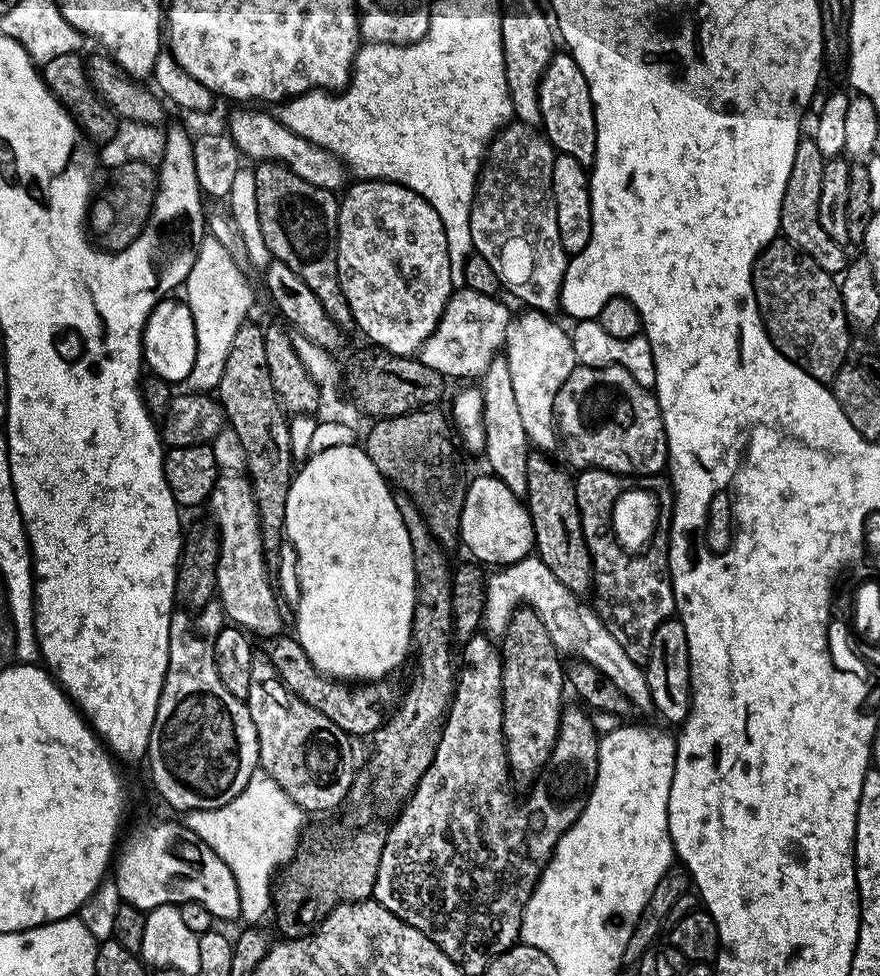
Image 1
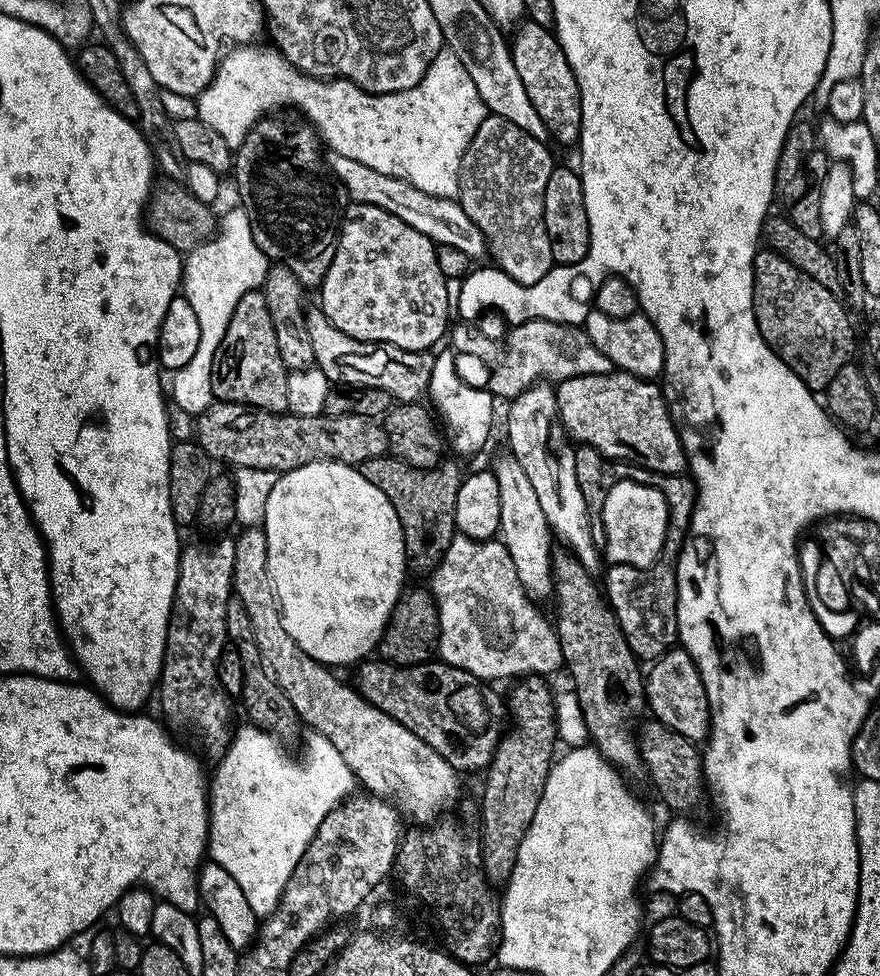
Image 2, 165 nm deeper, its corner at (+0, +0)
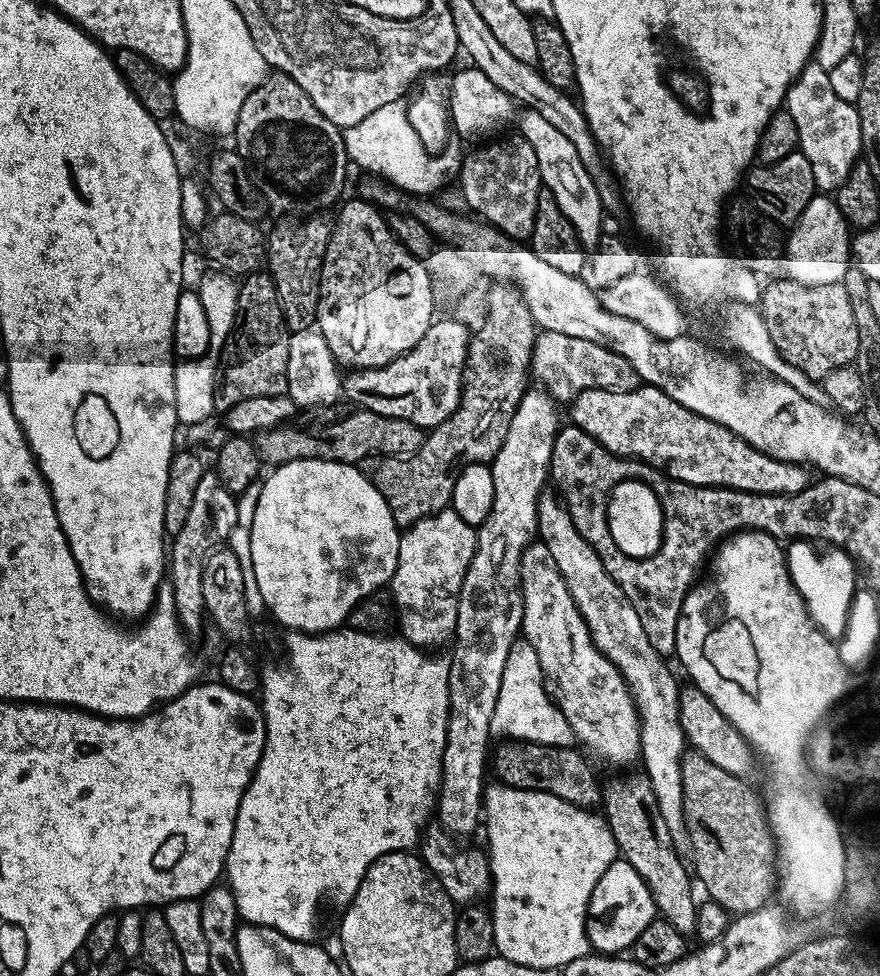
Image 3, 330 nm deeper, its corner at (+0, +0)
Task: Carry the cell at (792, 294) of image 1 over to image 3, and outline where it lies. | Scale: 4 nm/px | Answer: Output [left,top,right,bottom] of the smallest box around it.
[758,279,858,382]

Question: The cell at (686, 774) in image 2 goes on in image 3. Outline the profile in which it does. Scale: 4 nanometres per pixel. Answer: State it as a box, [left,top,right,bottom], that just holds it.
[680,750,778,916]

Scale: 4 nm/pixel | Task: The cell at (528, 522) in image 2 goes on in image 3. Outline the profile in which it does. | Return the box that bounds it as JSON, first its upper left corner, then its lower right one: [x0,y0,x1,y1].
[520,542,640,764]

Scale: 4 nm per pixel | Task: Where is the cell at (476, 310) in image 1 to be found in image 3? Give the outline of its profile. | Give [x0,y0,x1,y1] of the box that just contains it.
[530,330,642,404]

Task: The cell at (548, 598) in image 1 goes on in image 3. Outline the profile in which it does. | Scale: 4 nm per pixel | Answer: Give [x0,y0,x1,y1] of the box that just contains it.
[390,506,476,650]

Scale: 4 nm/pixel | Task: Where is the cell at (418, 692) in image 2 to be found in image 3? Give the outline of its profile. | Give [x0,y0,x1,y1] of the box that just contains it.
[490,739,602,809]

